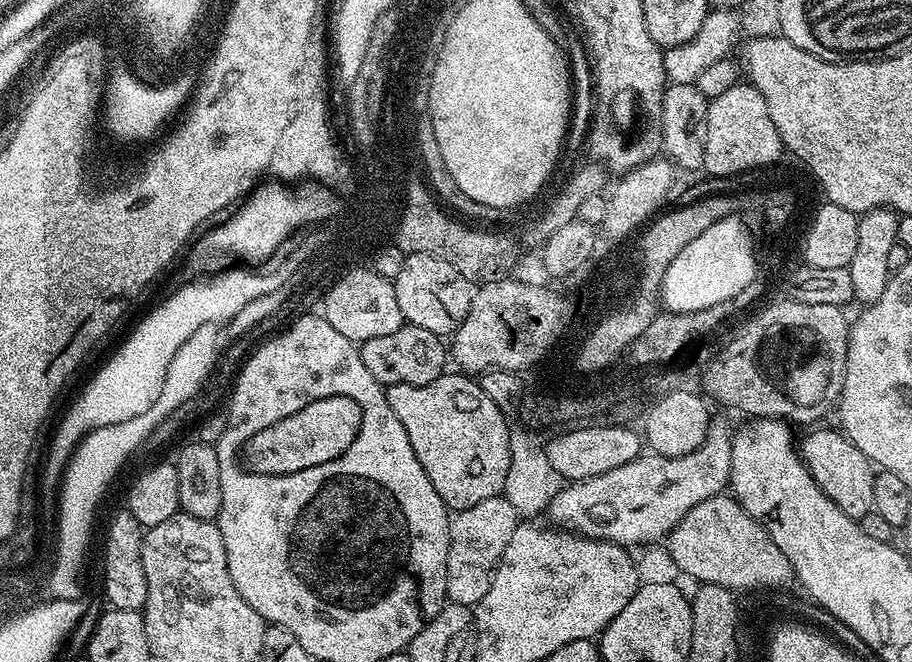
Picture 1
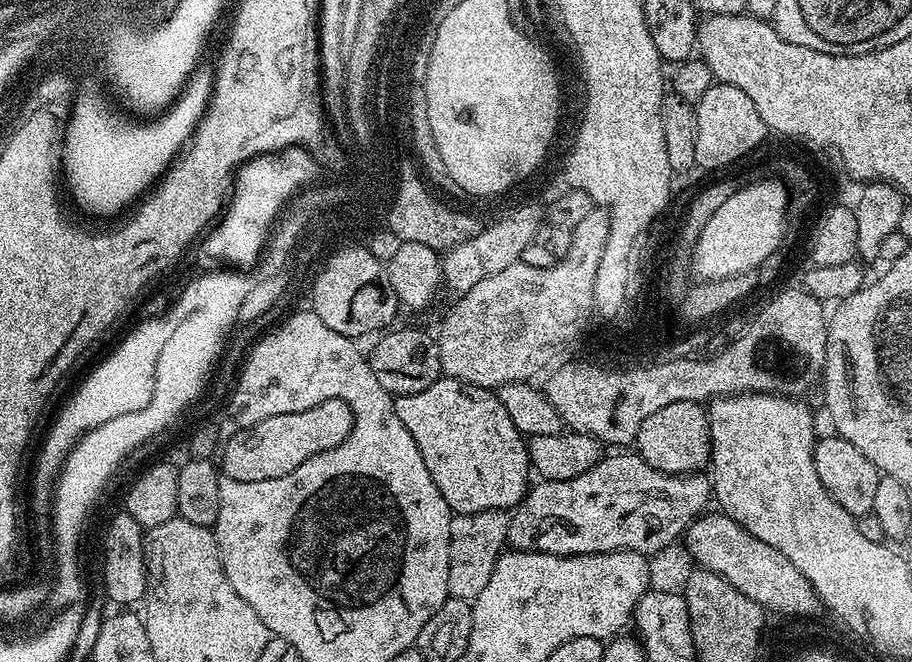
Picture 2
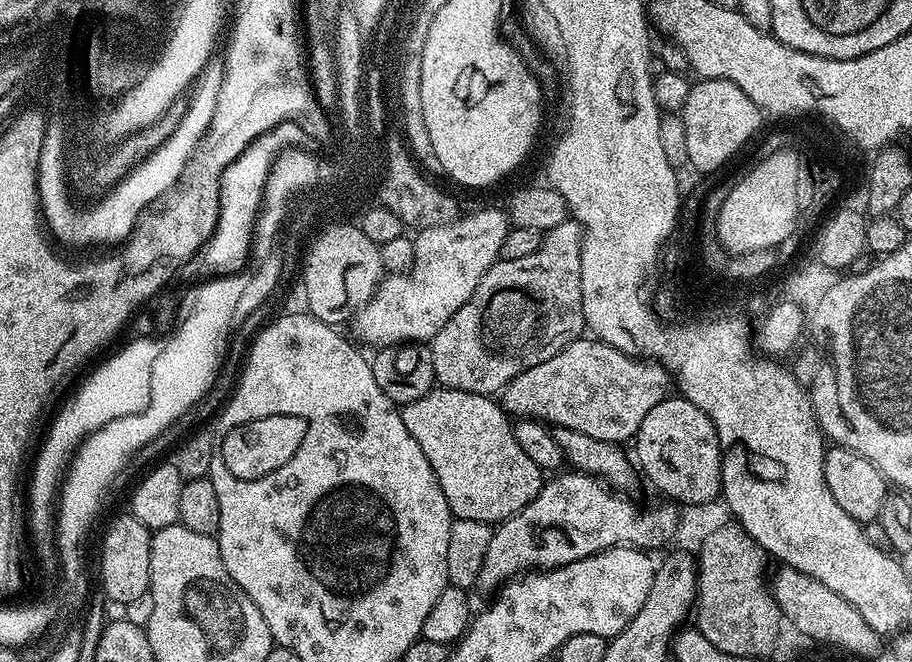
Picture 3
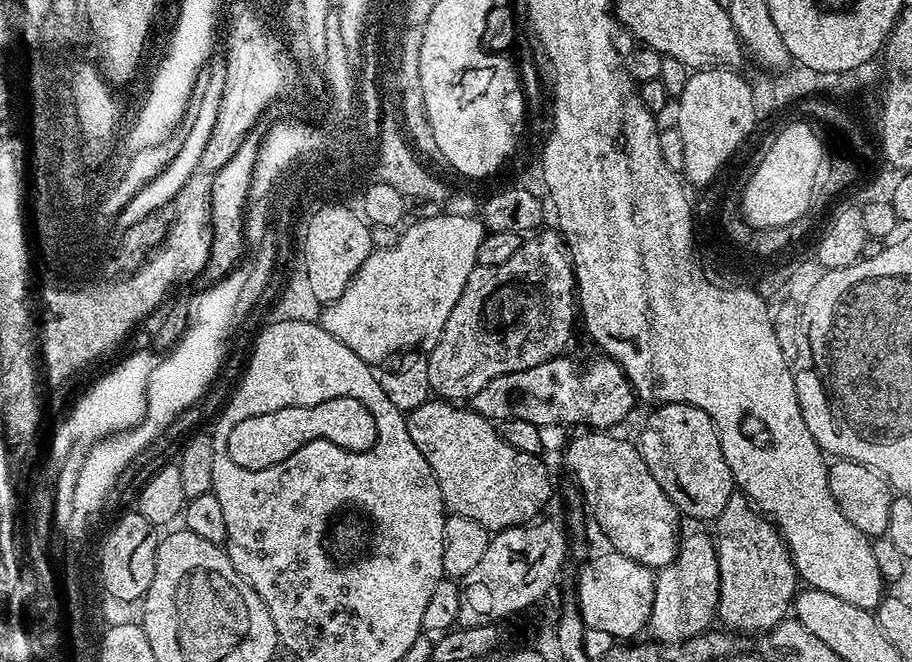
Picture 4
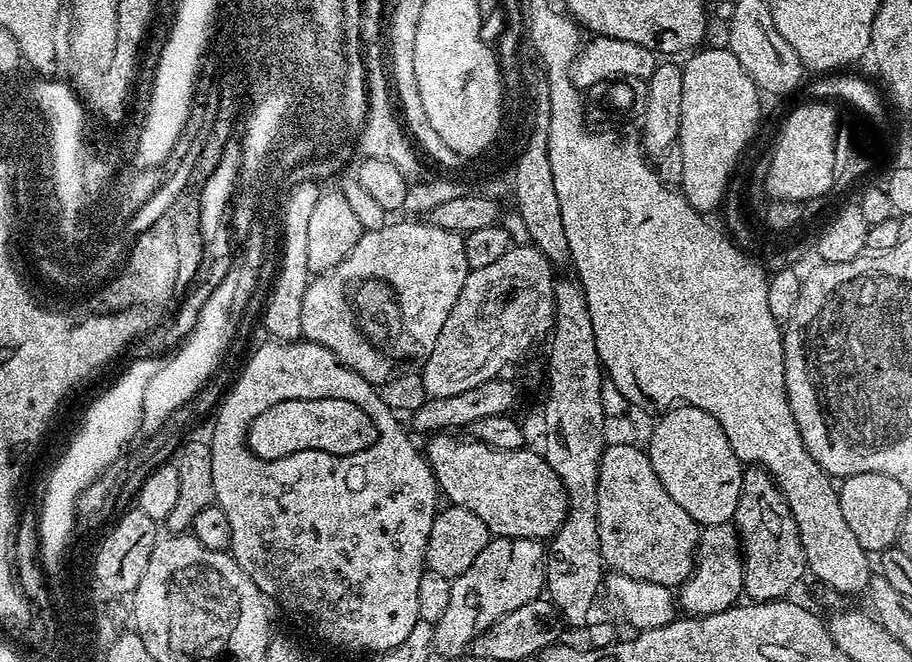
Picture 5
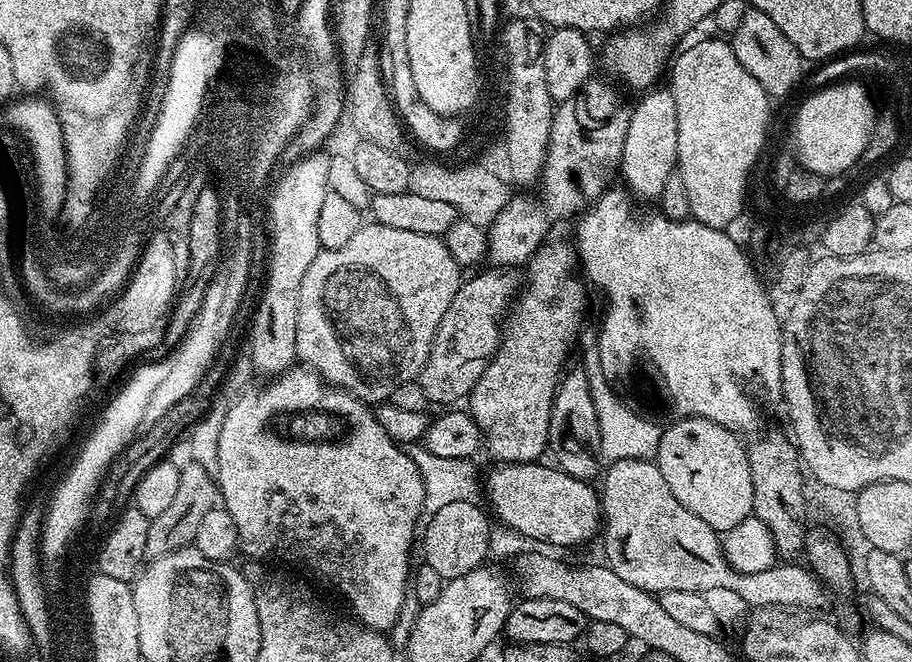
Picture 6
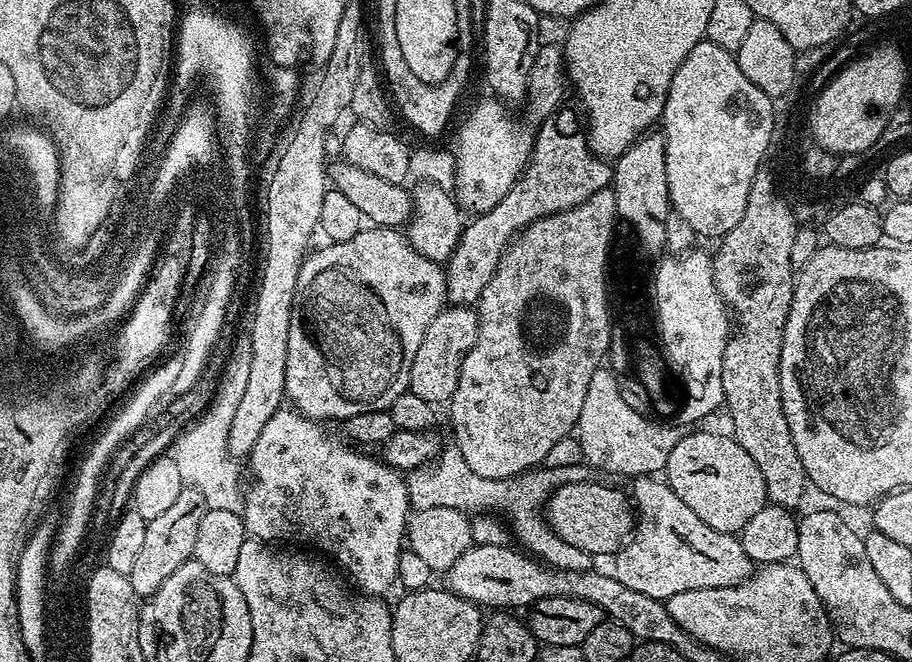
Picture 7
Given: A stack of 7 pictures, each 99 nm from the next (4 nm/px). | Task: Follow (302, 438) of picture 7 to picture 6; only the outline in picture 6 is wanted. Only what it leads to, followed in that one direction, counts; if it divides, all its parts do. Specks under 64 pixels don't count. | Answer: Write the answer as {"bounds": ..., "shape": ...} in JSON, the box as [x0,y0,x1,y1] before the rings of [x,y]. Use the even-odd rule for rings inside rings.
{"bounds":[214,366,424,633],"shape":[[[293,366],[286,372],[281,372],[279,376],[269,379],[265,388],[260,388],[257,392],[248,392],[245,396],[240,396],[232,405],[227,405],[226,415],[222,422],[222,430],[218,436],[218,454],[216,455],[216,467],[214,475],[218,485],[218,496],[222,501],[222,507],[234,518],[234,526],[238,526],[238,538],[240,539],[239,551],[245,552],[252,560],[281,560],[284,564],[301,564],[304,568],[309,568],[316,576],[321,576],[328,584],[333,584],[342,595],[348,599],[348,604],[352,607],[351,615],[368,628],[374,628],[377,632],[387,633],[388,628],[396,624],[396,619],[400,616],[400,611],[404,608],[404,595],[407,597],[410,592],[410,568],[408,572],[408,555],[412,552],[412,539],[417,539],[418,525],[422,520],[424,512],[424,487],[422,486],[422,474],[418,474],[418,466],[408,457],[407,451],[401,445],[394,443],[390,434],[382,430],[376,421],[376,413],[363,400],[353,396],[352,393],[332,387],[325,382],[311,367]],[[336,404],[344,404],[344,412],[348,415],[344,417],[343,423],[352,427],[352,433],[340,438],[340,448],[332,448],[332,456],[272,456],[276,452],[275,431],[267,432],[268,419],[275,412],[288,412],[287,414],[299,414],[302,412],[330,412],[332,413]]]}

